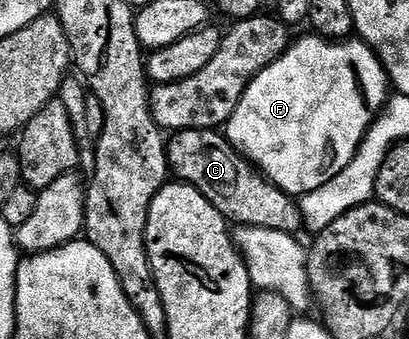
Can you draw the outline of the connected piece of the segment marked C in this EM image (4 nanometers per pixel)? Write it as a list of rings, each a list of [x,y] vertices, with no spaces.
[[[186,128],[184,132],[176,132],[166,141],[167,146],[167,166],[170,175],[174,177],[176,181],[193,186],[201,194],[205,194],[205,198],[209,198],[209,202],[213,207],[220,212],[224,218],[227,219],[232,225],[242,226],[244,228],[268,228],[269,230],[279,230],[281,232],[290,232],[292,234],[298,233],[298,228],[302,229],[304,227],[303,216],[299,212],[299,206],[296,197],[289,196],[287,193],[283,192],[275,184],[272,184],[270,180],[264,178],[248,161],[244,160],[234,148],[231,147],[230,142],[228,142],[226,135],[220,134],[218,131],[212,130],[210,128]]]

